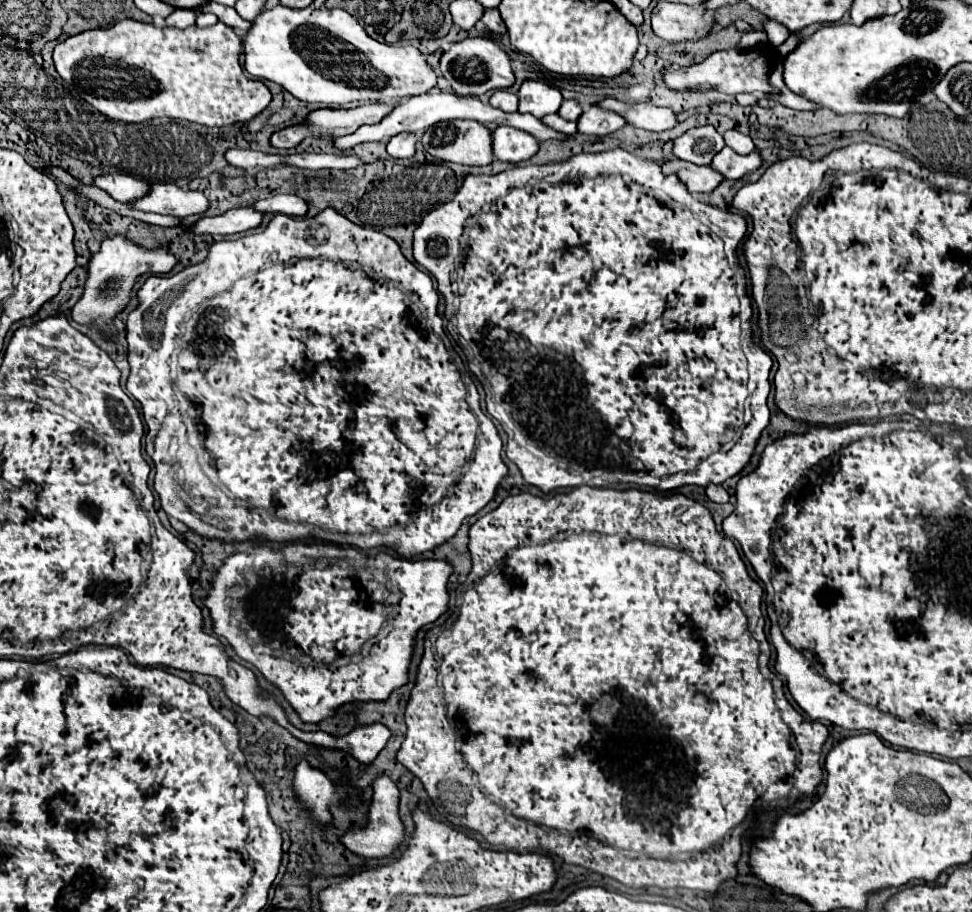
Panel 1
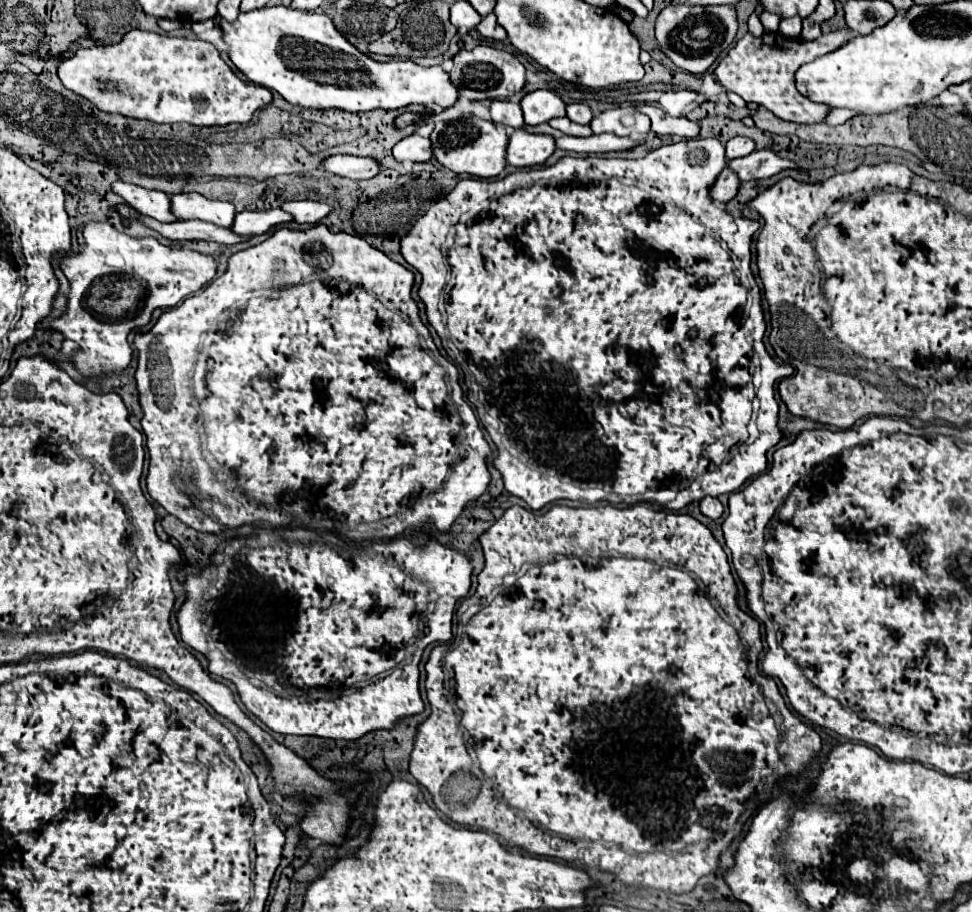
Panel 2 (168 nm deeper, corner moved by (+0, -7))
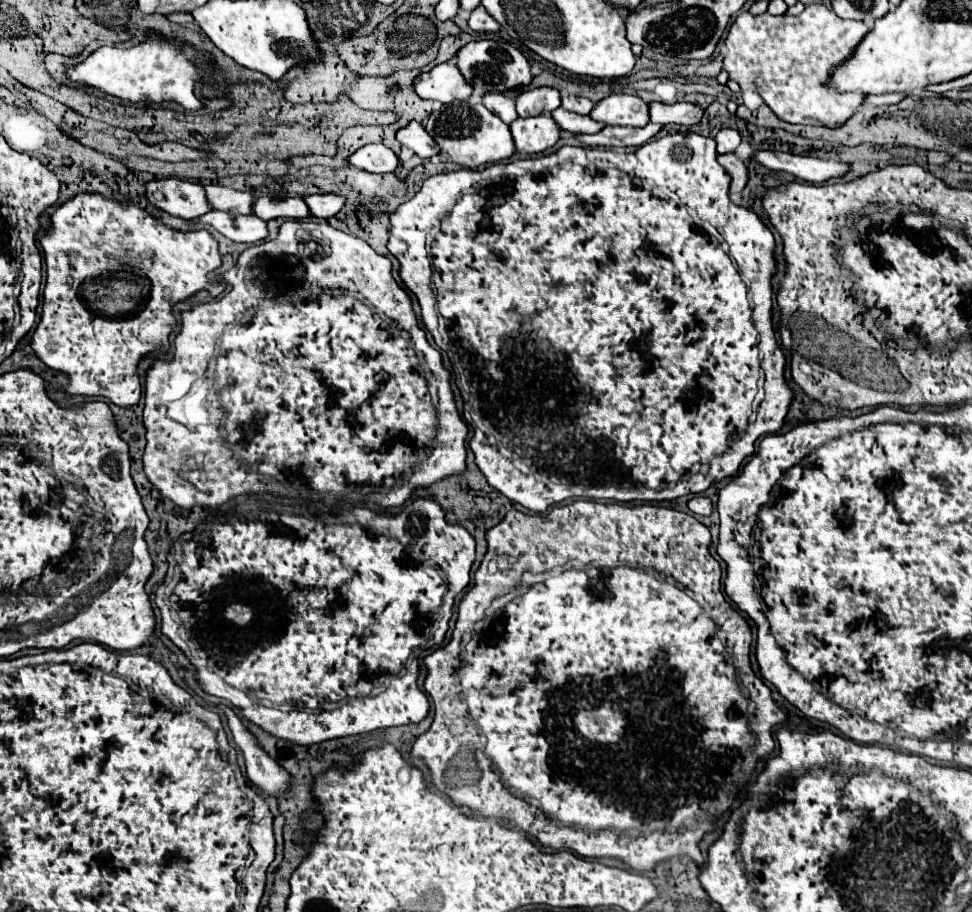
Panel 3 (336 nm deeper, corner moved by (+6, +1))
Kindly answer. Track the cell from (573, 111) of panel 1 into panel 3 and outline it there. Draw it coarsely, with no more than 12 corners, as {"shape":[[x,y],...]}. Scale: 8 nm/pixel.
{"shape":[[564,94],[562,108],[590,114],[594,102],[582,96]]}

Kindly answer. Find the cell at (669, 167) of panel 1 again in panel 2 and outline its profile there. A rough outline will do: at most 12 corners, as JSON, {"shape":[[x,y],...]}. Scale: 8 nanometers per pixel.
{"shape":[[726,166],[710,196],[730,202],[740,188],[740,178]]}

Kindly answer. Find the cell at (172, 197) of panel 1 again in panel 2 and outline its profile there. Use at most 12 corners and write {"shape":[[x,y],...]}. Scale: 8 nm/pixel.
{"shape":[[198,192],[174,194],[172,208],[182,220],[198,218],[218,226],[234,224],[232,202]]}

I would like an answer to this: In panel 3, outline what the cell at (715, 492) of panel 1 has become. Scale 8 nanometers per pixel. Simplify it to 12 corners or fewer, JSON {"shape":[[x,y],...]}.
{"shape":[[704,496],[688,502],[694,514],[710,516],[712,502]]}

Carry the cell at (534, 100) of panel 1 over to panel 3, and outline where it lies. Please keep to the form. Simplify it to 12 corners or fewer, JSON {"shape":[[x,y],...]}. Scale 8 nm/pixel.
{"shape":[[548,86],[524,90],[516,98],[520,118],[540,116],[560,106]]}

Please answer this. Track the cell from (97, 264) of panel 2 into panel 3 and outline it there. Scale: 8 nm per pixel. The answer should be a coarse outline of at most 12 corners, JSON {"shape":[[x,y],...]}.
{"shape":[[78,194],[40,238],[34,354],[68,394],[140,400],[218,242]]}

